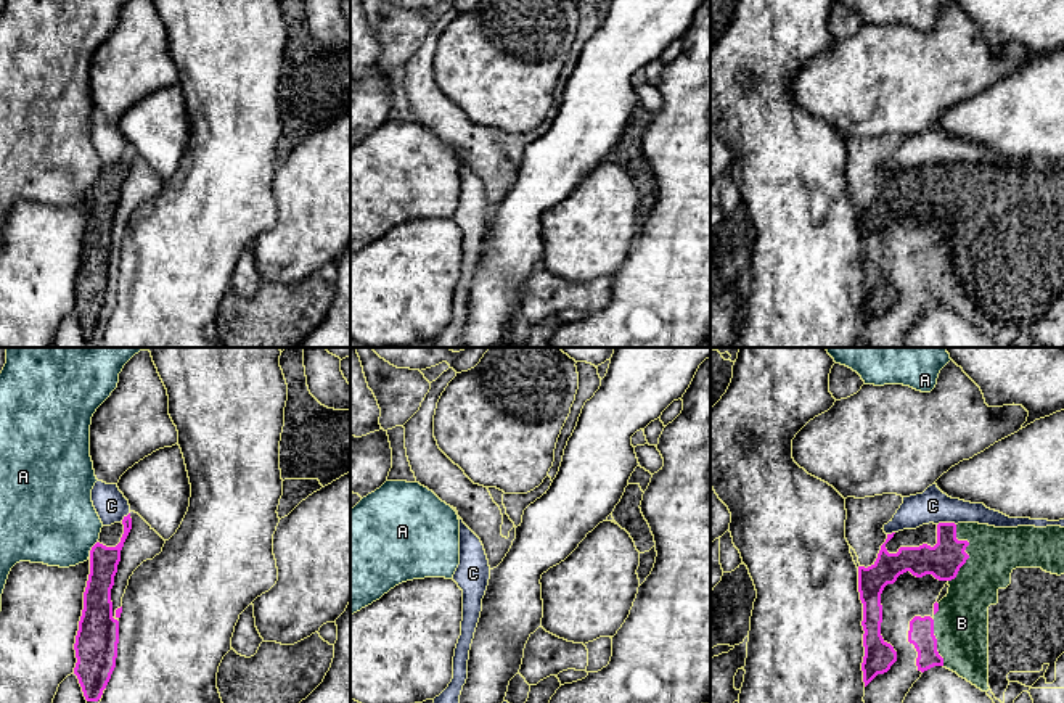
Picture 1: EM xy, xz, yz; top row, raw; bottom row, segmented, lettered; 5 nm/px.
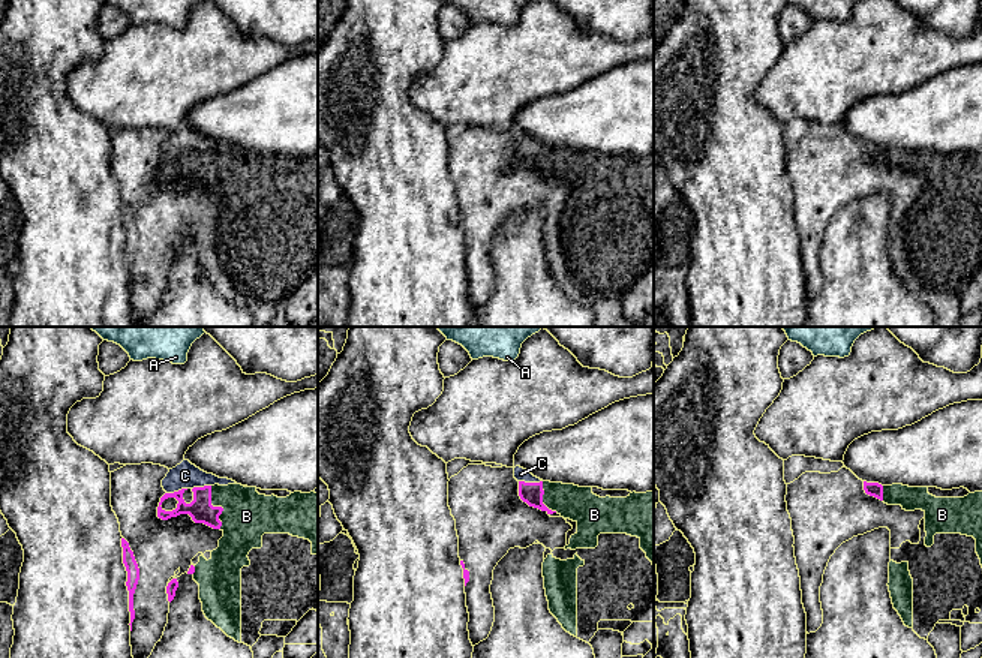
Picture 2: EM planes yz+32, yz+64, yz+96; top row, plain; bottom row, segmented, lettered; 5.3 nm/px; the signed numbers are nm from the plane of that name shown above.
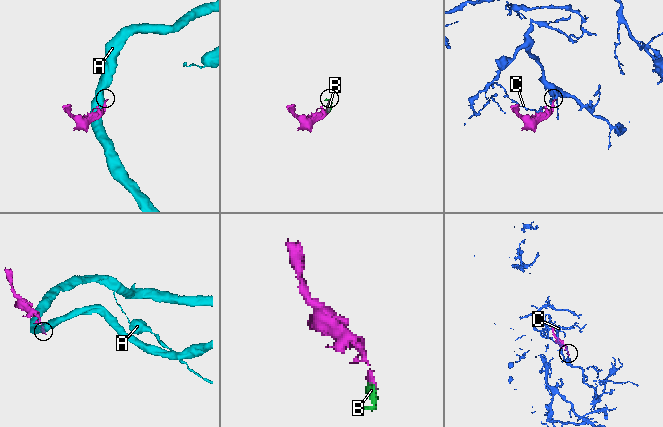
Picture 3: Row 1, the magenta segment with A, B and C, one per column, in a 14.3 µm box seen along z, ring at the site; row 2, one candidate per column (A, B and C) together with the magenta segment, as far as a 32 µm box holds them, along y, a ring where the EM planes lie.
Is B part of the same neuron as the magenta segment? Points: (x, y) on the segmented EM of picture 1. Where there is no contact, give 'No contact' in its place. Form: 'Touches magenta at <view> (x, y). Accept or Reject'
Touches magenta at yz (965, 549). Accept

